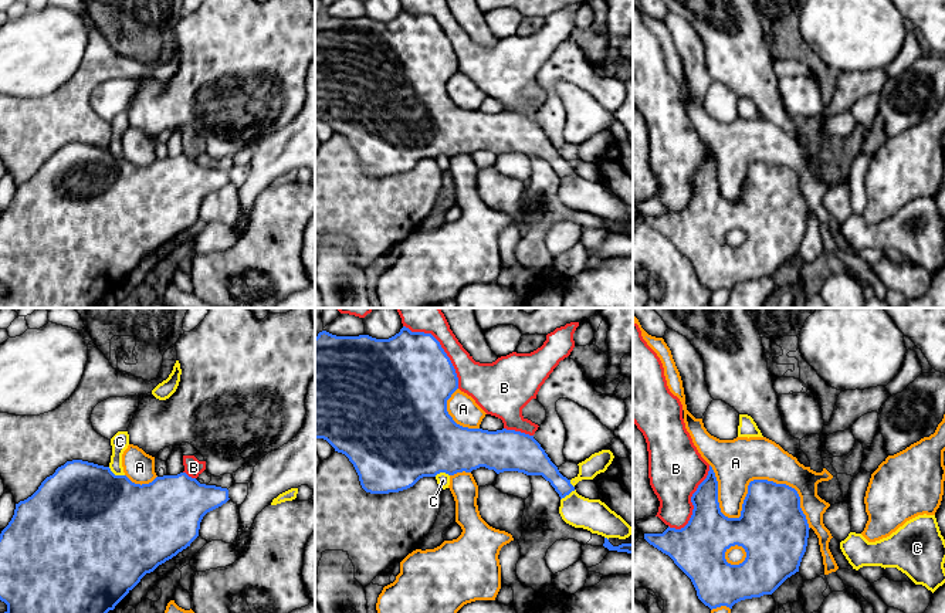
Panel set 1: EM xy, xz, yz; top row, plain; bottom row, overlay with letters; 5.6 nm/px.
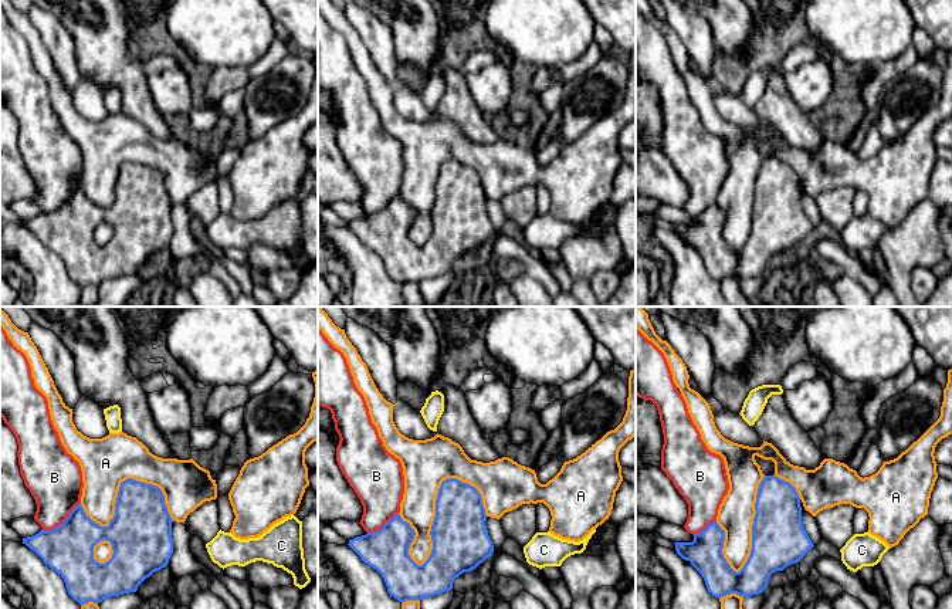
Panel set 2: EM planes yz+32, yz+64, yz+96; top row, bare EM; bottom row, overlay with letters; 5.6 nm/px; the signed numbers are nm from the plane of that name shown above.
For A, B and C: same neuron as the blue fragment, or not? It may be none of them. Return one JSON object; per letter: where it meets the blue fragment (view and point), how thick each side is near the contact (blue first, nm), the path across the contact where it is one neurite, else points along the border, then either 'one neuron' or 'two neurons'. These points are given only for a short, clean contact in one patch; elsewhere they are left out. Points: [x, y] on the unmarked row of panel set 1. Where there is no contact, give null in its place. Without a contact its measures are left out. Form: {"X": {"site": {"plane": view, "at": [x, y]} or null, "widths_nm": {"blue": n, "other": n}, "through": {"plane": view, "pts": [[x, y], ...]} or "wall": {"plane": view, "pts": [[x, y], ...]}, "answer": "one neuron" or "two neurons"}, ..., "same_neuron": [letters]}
{"A": {"site": {"plane": "yz", "at": [748, 172]}, "widths_nm": {"blue": 380, "other": 260}, "answer": "one neuron"}, "B": {"site": {"plane": "xz", "at": [441, 30]}, "widths_nm": {"blue": 500, "other": 190}, "answer": "two neurons"}, "C": {"site": {"plane": "xy", "at": [117, 158]}, "widths_nm": {"blue": 500, "other": 100}, "answer": "two neurons"}, "same_neuron": ["A"]}

